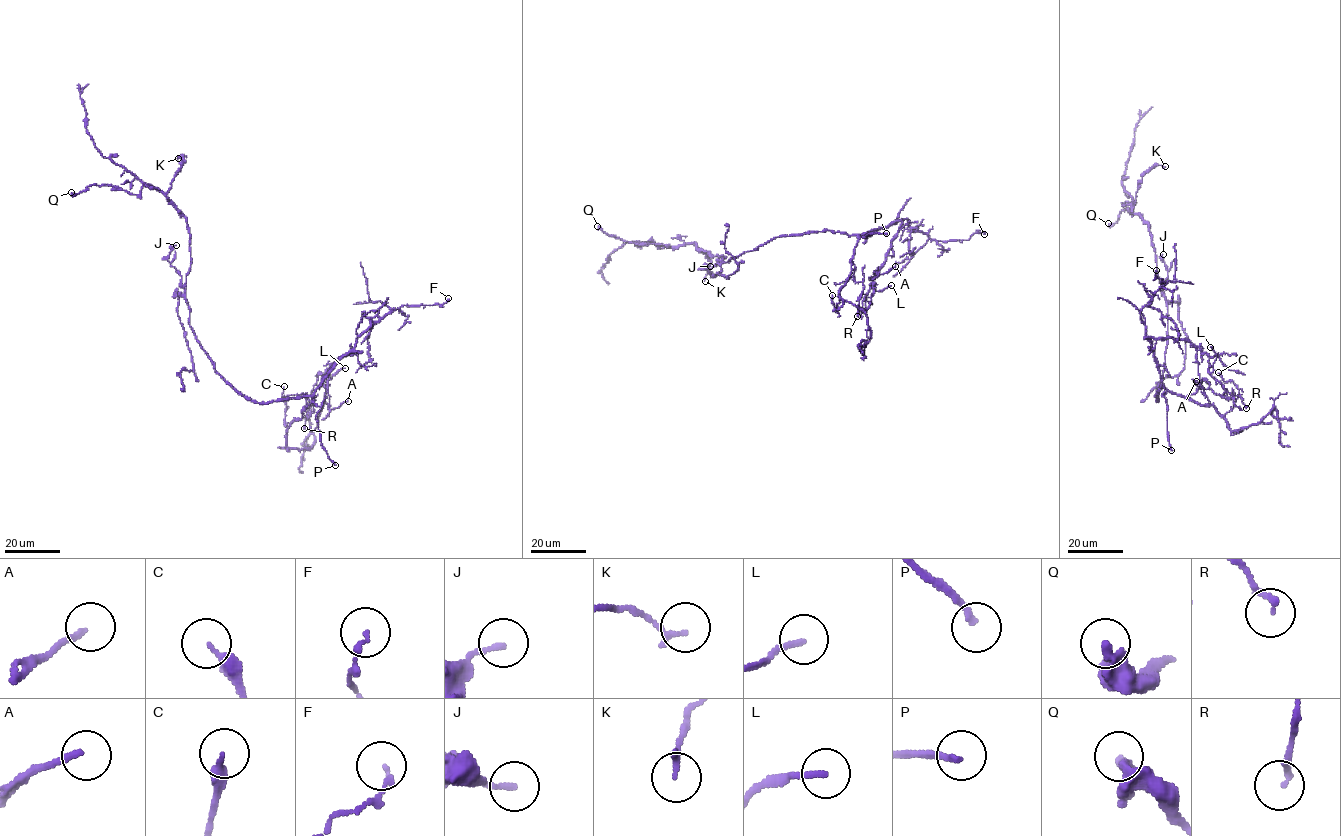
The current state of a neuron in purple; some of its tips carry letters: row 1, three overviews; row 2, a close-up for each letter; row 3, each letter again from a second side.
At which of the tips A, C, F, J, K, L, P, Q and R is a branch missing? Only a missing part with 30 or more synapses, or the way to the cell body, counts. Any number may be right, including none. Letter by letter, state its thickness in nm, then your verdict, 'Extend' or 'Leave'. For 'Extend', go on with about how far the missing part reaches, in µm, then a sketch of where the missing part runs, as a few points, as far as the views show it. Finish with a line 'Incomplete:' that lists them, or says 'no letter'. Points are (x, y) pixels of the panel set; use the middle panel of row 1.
A: Thickness 180 nm. Leave
C: Thickness 320 nm. Leave
F: Thickness 130 nm. Leave
J: Thickness 160 nm. Leave
K: Thickness 180 nm. Leave
L: Thickness 170 nm. Leave
P: Thickness 180 nm. Extend. Missing length about 40 µm. Course of what is missing: (886, 233), (893, 231), (900, 224), (897, 222), (901, 223), (897, 231), (881, 237)
Q: Thickness 280 nm. Leave
R: Thickness 150 nm. Leave
Incomplete: P

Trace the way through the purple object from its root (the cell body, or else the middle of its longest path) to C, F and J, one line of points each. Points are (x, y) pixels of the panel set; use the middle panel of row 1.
C: (750, 251), (780, 236), (826, 230), (855, 235), (858, 241), (851, 271), (839, 291), (837, 313), (832, 295)
F: (750, 251), (780, 236), (826, 230), (861, 236), (904, 219), (932, 240), (963, 240), (977, 232), (984, 234)
J: (750, 251), (727, 262), (717, 261), (711, 269), (703, 269), (710, 266)

